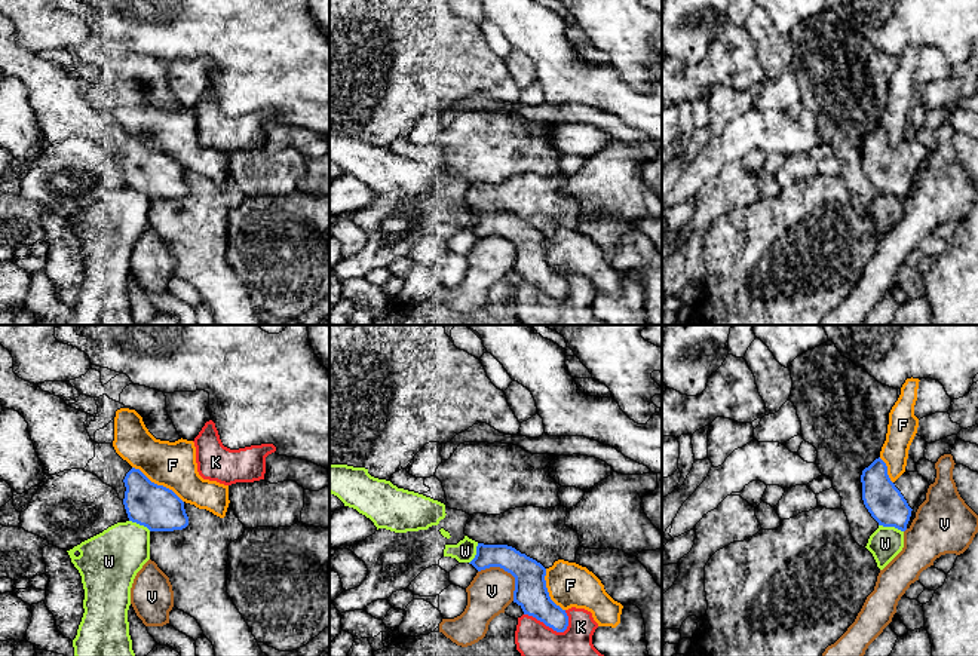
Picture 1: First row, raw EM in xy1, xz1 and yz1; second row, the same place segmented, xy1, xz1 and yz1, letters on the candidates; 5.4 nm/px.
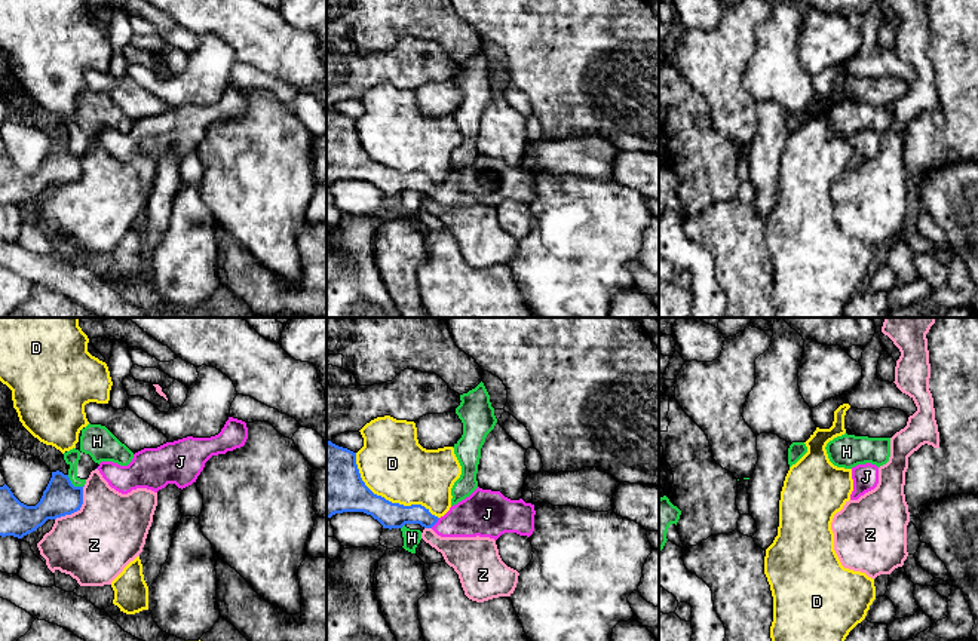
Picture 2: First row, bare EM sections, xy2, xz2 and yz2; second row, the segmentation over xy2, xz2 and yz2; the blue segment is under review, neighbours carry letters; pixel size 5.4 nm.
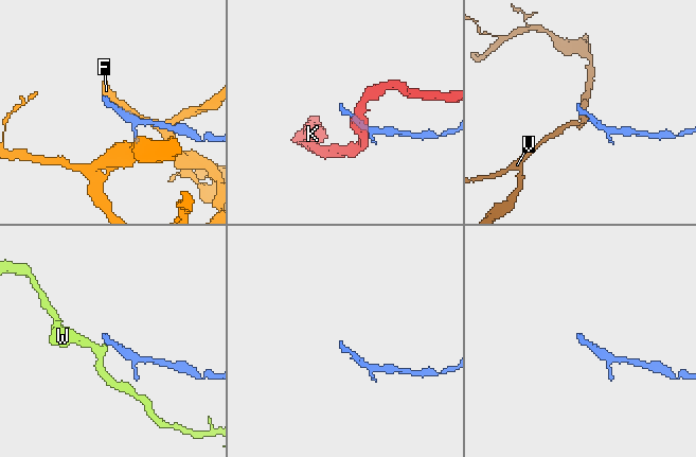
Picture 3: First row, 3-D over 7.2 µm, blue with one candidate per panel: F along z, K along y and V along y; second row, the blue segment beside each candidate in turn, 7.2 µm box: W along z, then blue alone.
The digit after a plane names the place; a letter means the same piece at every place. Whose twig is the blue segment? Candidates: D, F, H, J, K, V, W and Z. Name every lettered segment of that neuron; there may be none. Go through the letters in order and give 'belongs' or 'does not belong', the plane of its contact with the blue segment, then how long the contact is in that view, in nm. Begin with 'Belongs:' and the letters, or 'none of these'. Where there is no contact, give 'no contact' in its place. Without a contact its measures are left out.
Belongs: J
D: does not belong | xz2 | 600 nm
F: does not belong | xy1 | 340 nm
H: does not belong | xy2 | 110 nm
J: belongs | xz2 | 80 nm
K: does not belong | xz1 | 260 nm
V: does not belong | xz1 | 260 nm
W: does not belong | yz1 | 140 nm
Z: does not belong | xy2 | 260 nm

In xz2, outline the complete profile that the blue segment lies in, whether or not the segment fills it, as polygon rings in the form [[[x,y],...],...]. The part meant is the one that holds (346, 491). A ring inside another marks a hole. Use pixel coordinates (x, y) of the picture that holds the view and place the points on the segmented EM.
[[[326,442],[326,518],[343,512],[364,512],[383,528],[420,524],[441,537],[490,537],[505,533],[530,537],[534,531],[534,504],[511,500],[500,491],[476,488],[438,518],[421,504],[404,506],[374,494],[362,481],[356,453]]]

